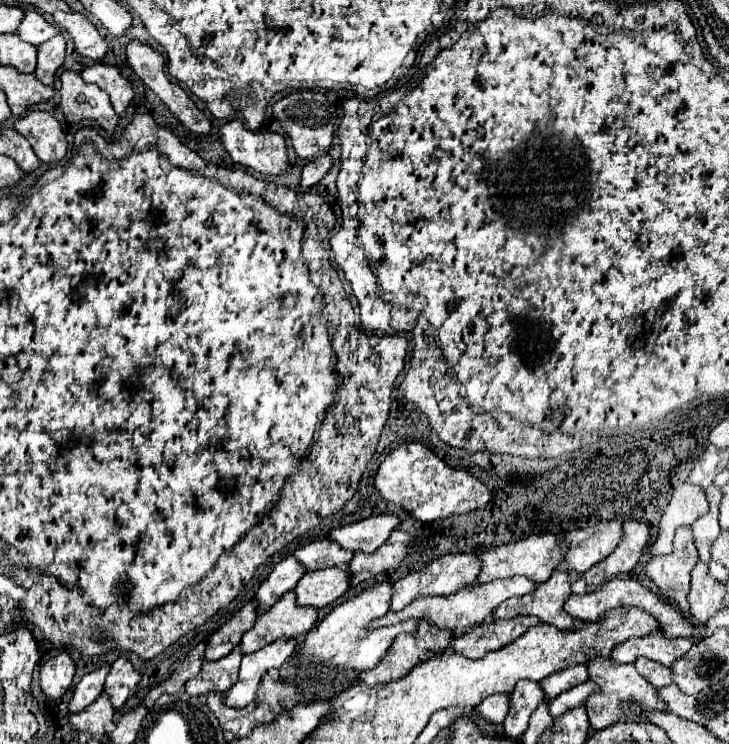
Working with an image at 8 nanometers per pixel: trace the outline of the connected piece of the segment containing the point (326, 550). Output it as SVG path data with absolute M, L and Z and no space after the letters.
M316 540L310 542L294 552L294 556L308 568L308 570L322 570L322 568L342 568L348 570L348 564L352 560L352 552L344 550L338 542L334 540Z

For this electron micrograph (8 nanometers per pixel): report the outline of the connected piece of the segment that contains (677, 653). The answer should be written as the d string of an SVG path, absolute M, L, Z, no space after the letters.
M654 632L646 638L630 638L626 644L618 644L618 648L614 648L612 652L612 658L616 662L632 664L634 654L638 654L644 658L652 658L664 666L670 666L690 648L692 648L692 640L688 638L668 638L662 636L662 632Z

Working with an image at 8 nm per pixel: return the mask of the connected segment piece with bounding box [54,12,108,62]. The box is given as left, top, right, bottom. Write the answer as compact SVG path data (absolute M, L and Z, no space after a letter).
M54 12L54 24L70 34L70 38L74 40L76 50L82 56L98 62L108 54L106 40L100 36L96 26L84 14L78 14L78 12L68 12L68 14L66 12Z

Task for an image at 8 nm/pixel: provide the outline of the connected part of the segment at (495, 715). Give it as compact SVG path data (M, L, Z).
M494 694L490 698L486 698L484 702L480 702L480 706L476 708L478 714L482 714L484 718L502 724L504 716L508 712L508 698L504 694Z

